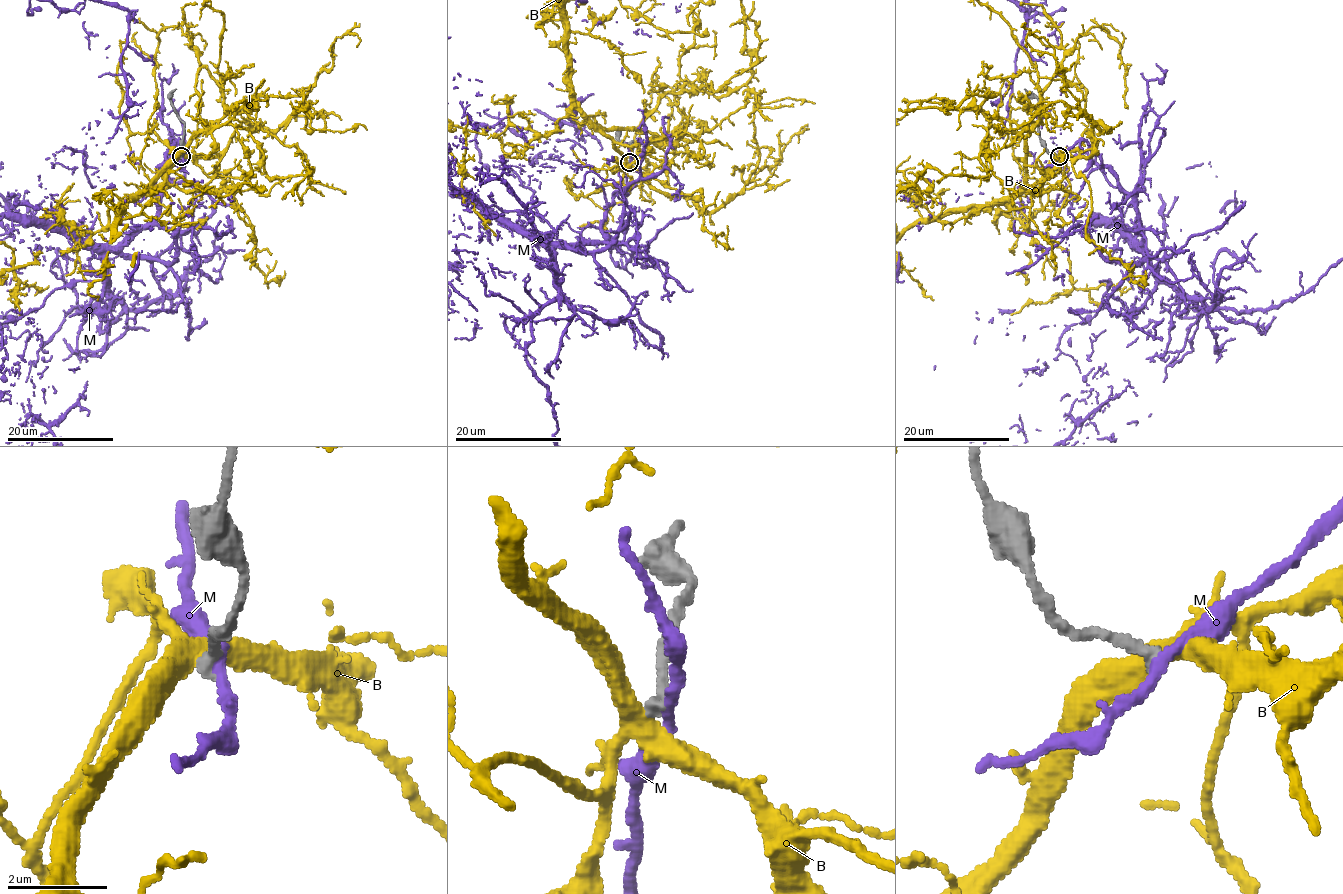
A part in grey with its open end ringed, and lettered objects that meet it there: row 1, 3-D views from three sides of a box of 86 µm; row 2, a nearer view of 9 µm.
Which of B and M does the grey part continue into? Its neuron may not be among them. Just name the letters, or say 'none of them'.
none of them

